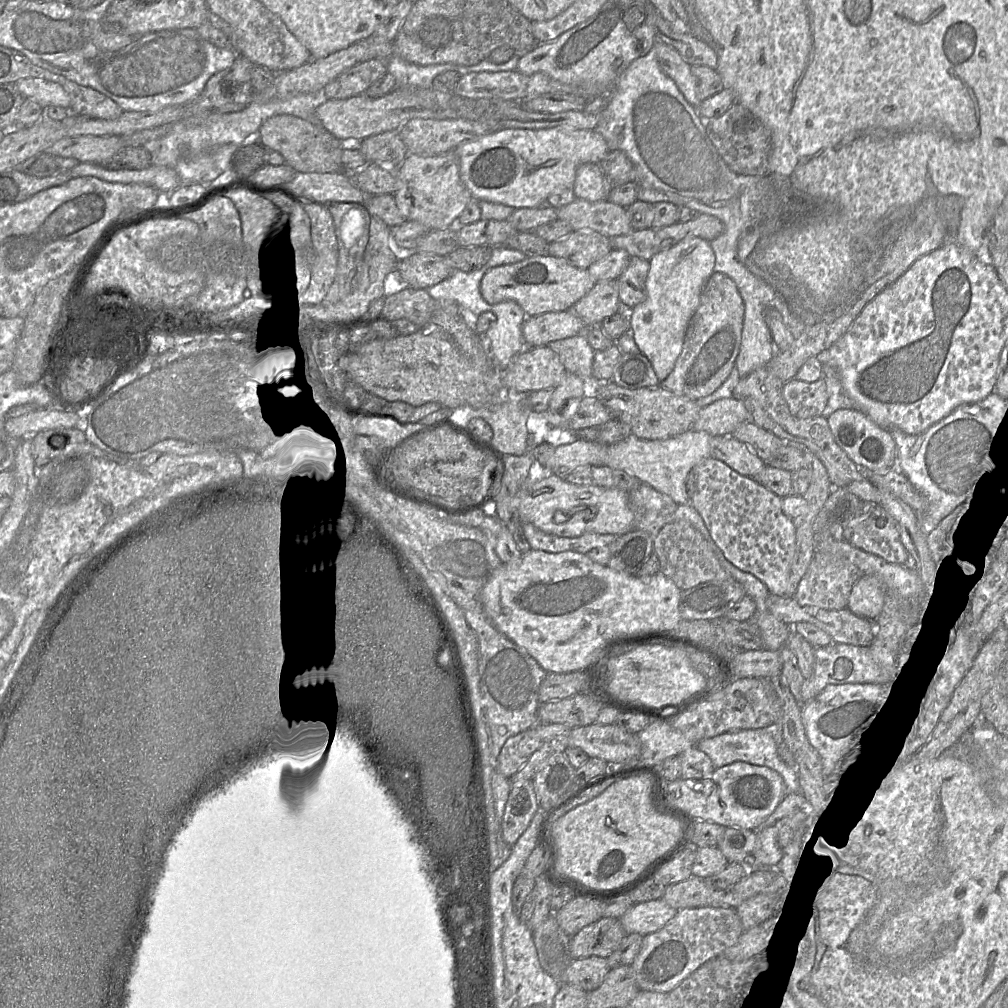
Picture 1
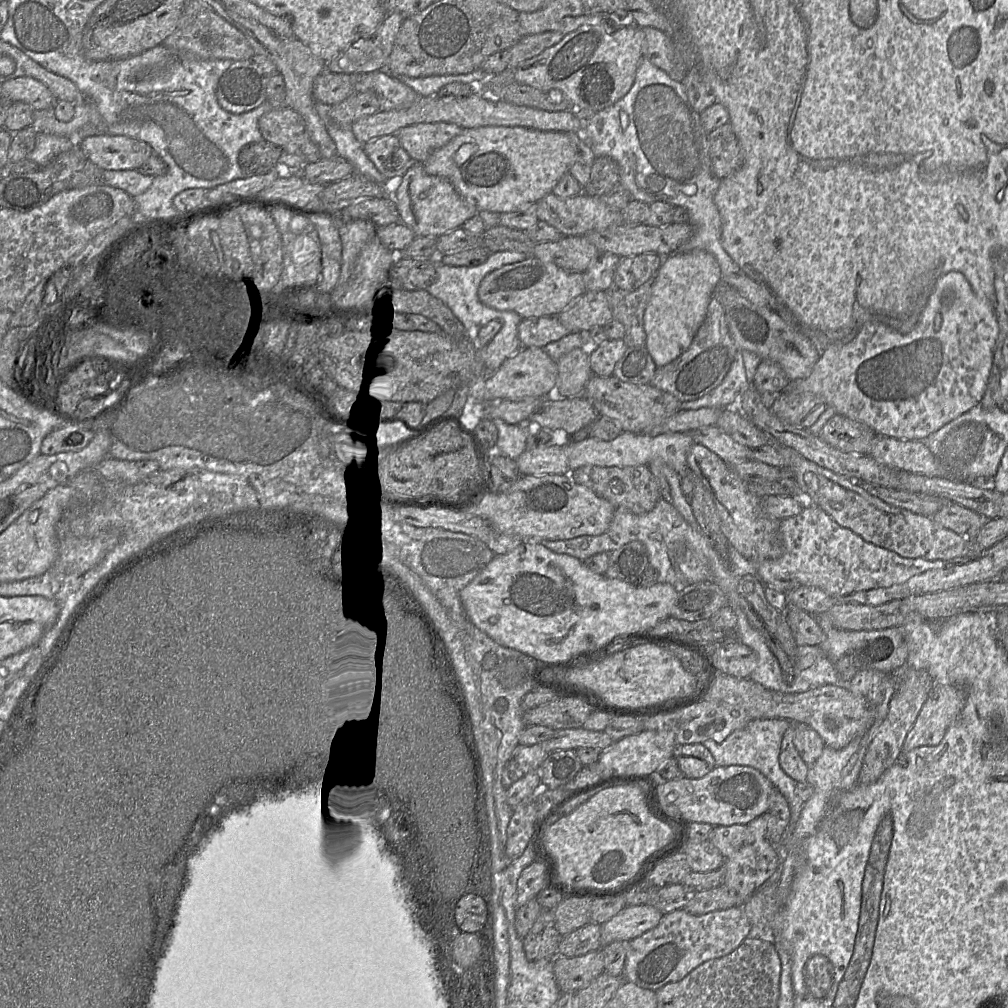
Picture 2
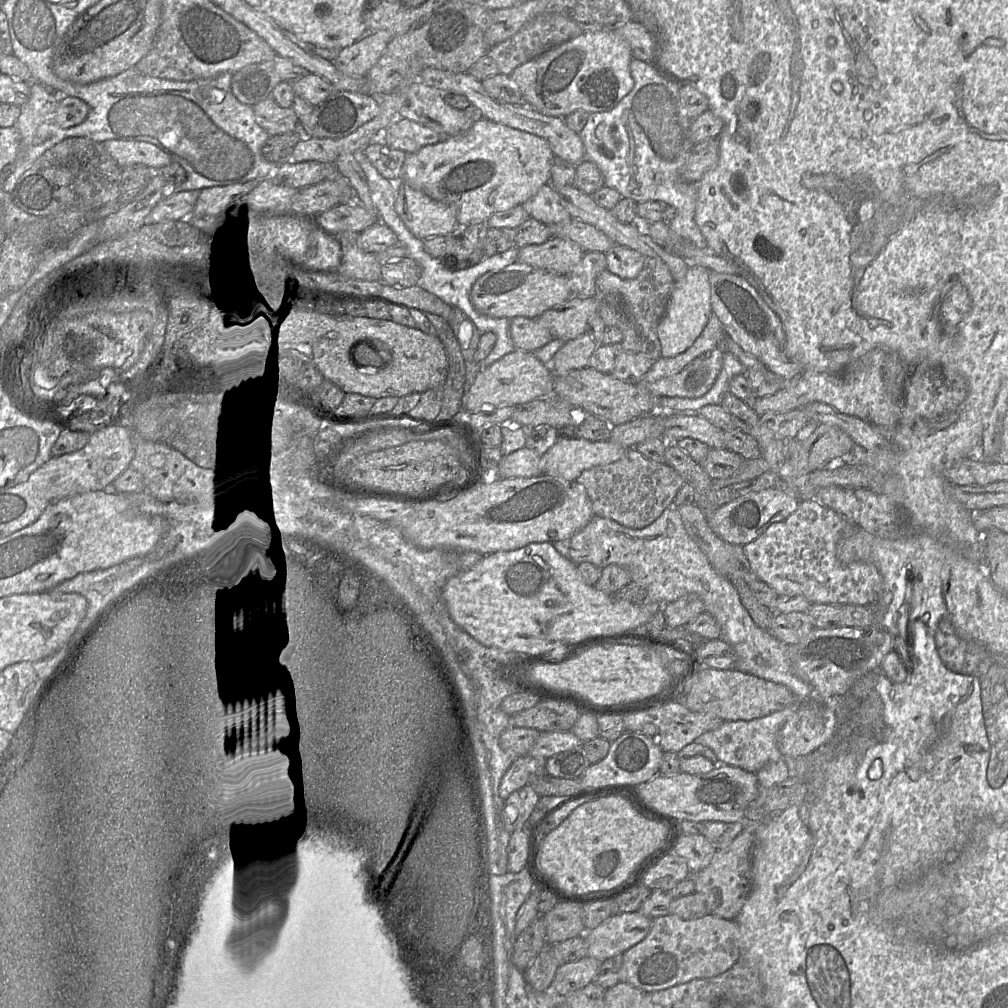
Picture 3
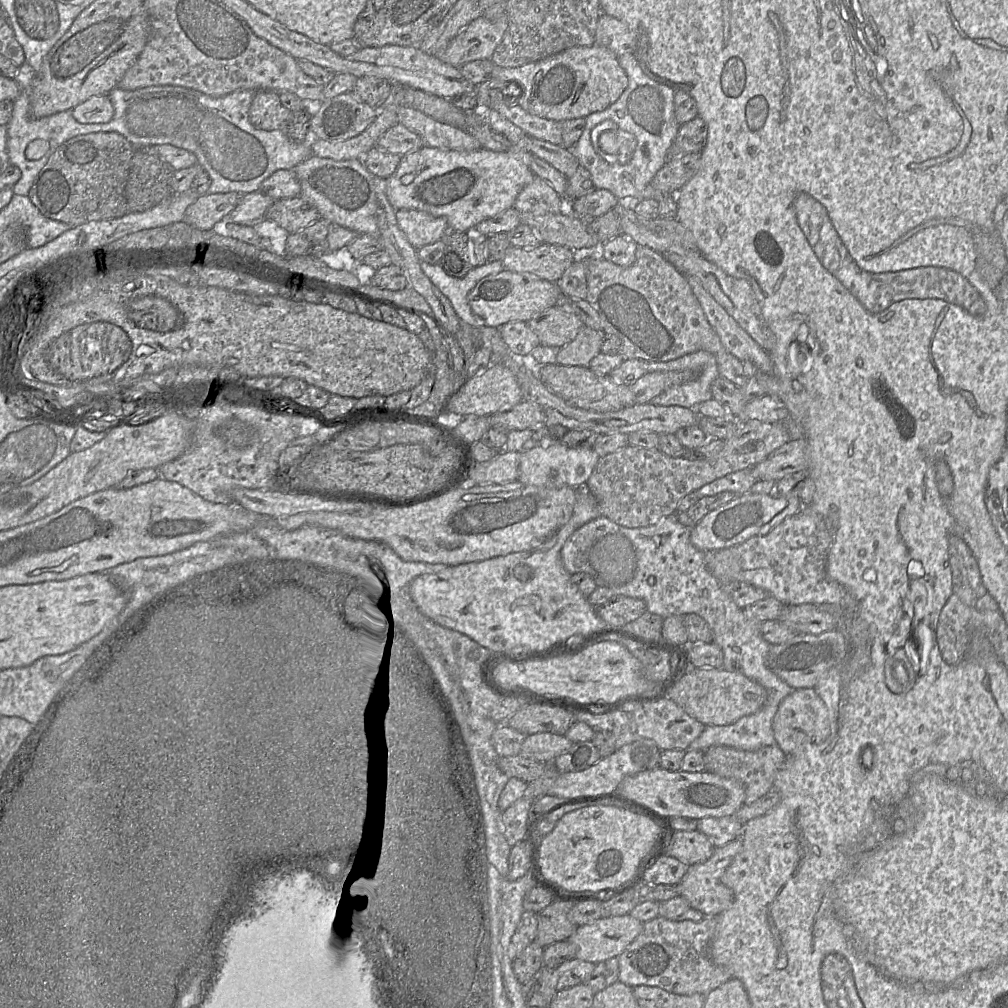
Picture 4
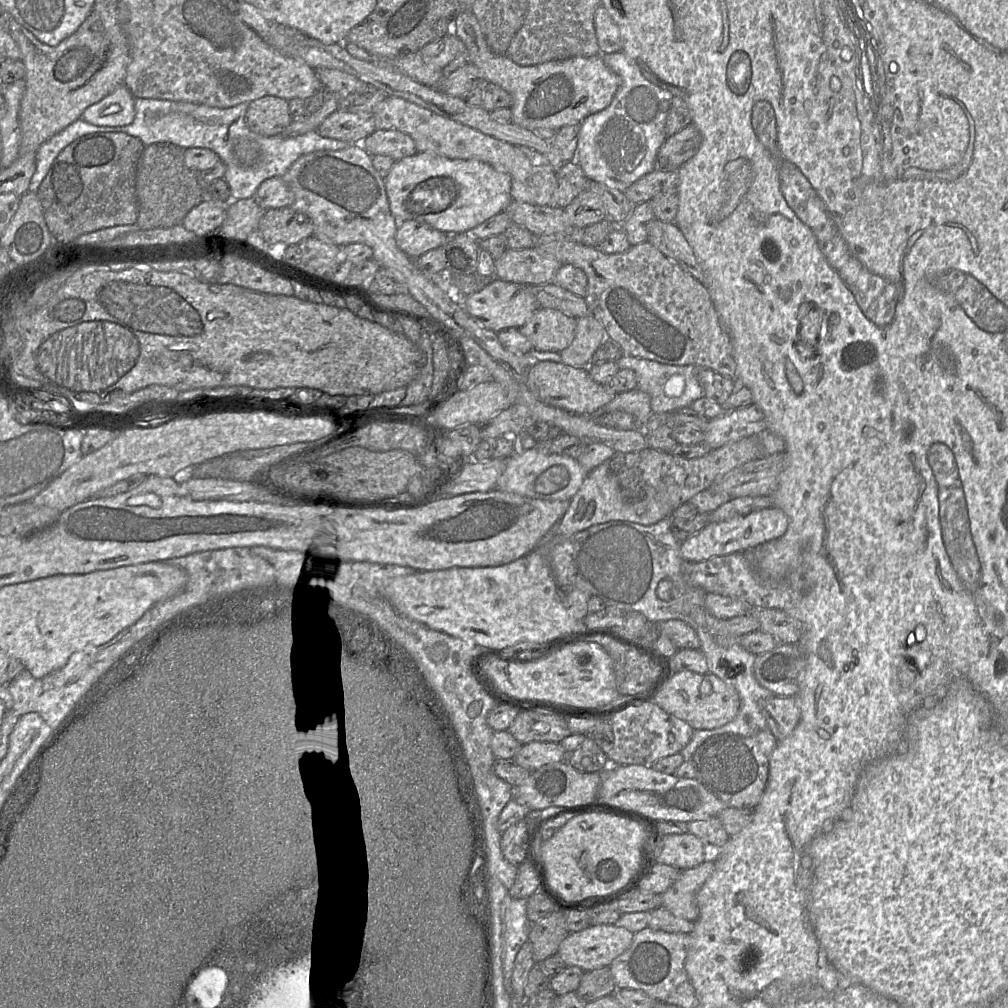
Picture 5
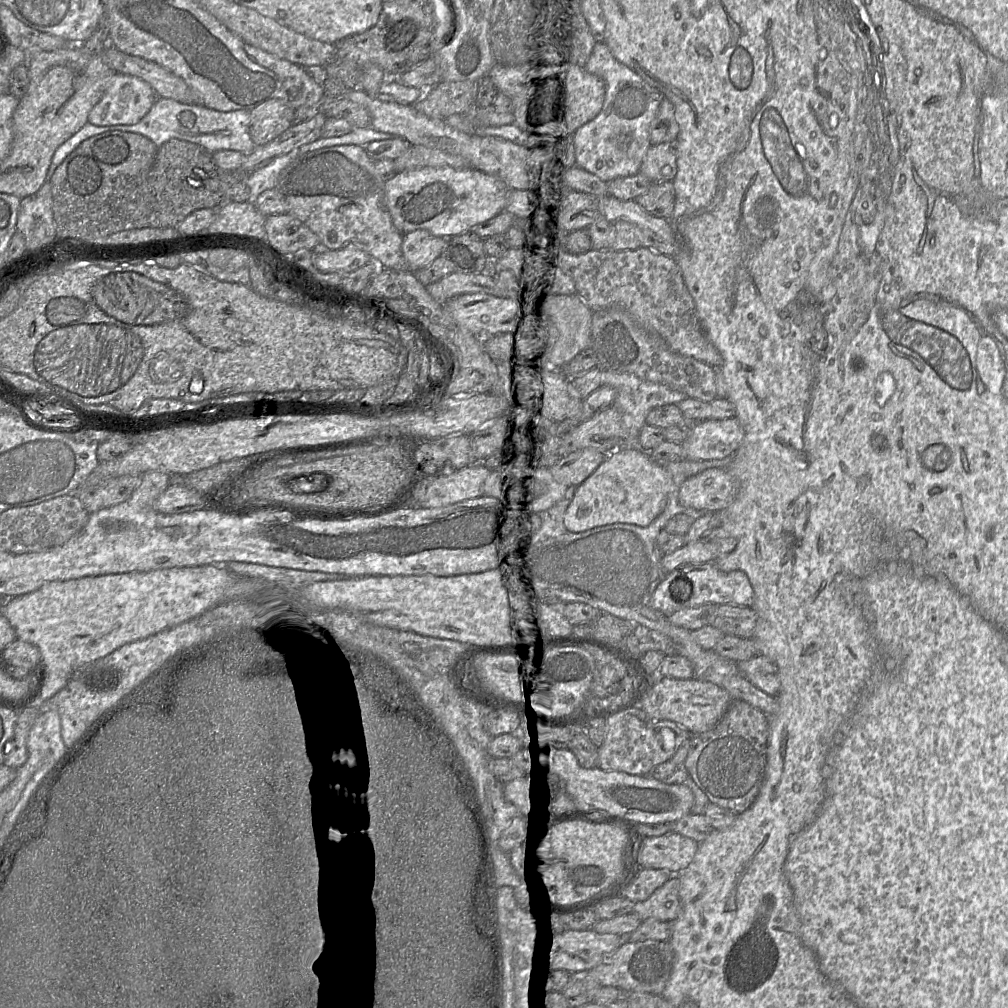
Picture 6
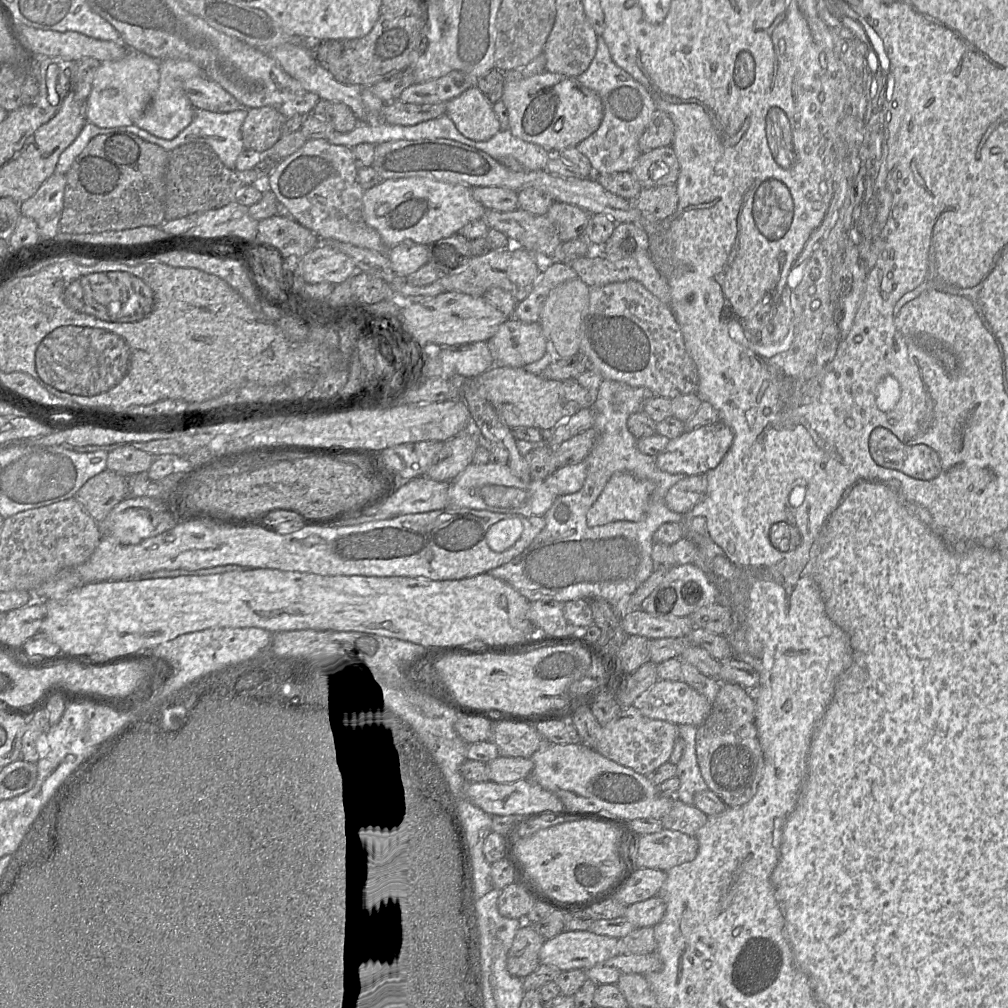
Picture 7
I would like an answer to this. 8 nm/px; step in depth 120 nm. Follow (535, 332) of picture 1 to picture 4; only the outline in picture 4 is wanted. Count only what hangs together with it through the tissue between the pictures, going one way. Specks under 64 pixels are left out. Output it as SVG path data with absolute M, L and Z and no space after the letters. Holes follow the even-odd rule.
M525 321L505 323L499 327L499 331L509 352L517 357L529 359L531 352L541 345L538 336Z

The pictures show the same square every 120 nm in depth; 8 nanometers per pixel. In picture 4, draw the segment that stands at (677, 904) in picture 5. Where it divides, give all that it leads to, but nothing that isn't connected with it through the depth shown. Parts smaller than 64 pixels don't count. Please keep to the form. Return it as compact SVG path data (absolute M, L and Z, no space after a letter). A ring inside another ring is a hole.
M738 837L724 846L715 848L708 860L689 866L687 873L678 884L680 895L705 917L715 917L733 904L733 892L721 882L721 877L740 851L741 846L742 841Z

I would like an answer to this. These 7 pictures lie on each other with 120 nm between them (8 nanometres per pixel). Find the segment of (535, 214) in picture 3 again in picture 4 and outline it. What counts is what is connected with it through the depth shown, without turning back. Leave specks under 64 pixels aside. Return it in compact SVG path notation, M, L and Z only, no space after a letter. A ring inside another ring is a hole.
M537 176L520 191L513 207L519 213L540 215L558 214L567 208L564 198Z

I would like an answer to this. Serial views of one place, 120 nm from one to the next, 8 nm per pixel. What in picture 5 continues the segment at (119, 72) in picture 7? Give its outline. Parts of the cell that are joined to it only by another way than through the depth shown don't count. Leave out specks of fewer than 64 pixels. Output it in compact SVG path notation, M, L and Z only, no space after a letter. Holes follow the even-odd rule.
M119 85L106 97L87 107L81 119L96 126L126 126L135 117L134 97L124 85Z

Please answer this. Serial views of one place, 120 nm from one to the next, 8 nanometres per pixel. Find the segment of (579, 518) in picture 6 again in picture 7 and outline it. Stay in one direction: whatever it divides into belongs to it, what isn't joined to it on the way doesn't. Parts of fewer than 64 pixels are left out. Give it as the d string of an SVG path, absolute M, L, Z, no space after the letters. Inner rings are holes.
M626 472L614 473L603 491L590 507L586 515L589 527L601 526L610 522L626 520L637 522L641 520L649 506L652 483L641 480Z

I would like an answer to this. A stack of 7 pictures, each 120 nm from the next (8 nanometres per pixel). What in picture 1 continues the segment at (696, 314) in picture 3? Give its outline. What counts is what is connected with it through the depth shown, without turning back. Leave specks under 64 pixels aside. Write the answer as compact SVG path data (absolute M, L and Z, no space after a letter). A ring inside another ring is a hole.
M686 237L671 248L655 254L649 263L646 297L628 310L629 331L661 382L671 373L682 351L685 334L699 307L703 287L714 273L715 254L709 241Z

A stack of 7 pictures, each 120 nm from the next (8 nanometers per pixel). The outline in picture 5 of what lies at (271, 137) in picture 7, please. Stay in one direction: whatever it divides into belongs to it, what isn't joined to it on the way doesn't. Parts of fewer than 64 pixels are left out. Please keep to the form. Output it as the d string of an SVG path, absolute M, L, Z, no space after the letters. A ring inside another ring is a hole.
M263 96L248 102L245 122L248 128L262 136L281 134L292 122L288 100Z

